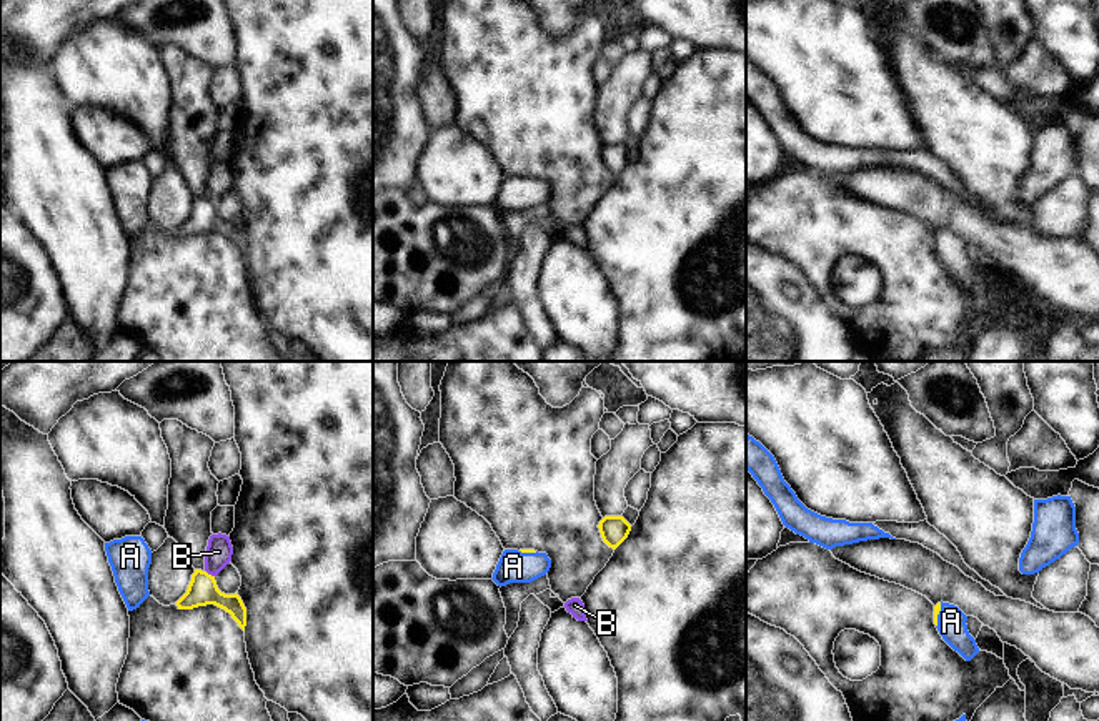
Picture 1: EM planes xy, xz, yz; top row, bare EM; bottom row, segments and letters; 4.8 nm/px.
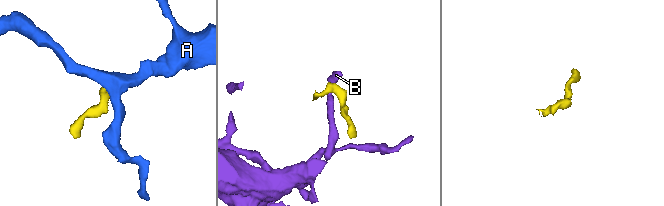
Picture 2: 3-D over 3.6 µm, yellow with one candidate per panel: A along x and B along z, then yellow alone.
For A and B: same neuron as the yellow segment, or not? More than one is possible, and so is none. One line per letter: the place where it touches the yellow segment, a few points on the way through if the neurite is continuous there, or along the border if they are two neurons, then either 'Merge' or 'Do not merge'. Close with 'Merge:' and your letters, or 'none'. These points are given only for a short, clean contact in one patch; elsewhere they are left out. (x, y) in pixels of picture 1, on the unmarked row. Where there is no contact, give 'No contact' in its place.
A: Touches yellow at yz (938, 240). Path across: yz (938, 233), (938, 240), (951, 248). Merge
B: Touches yellow at xy (210, 202). Boundary: xy (205, 197), (213, 203). Do not merge
Merge: A

